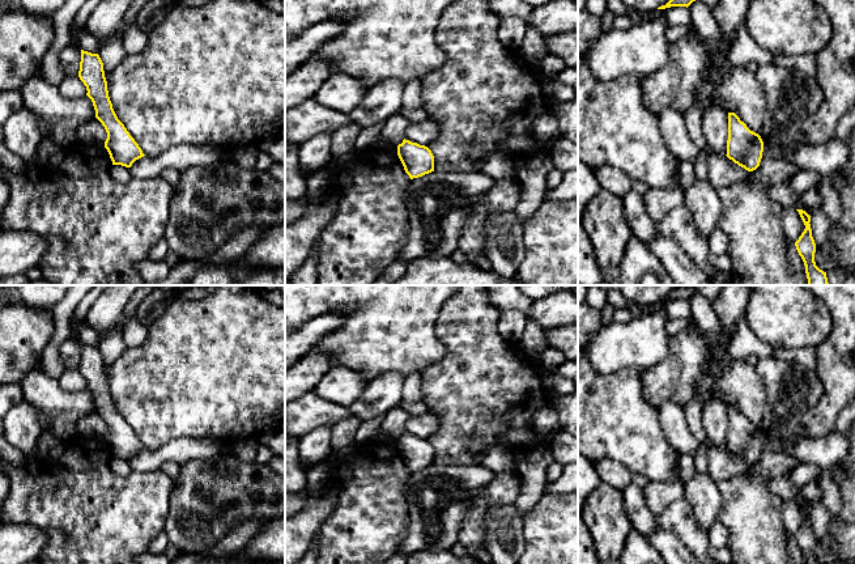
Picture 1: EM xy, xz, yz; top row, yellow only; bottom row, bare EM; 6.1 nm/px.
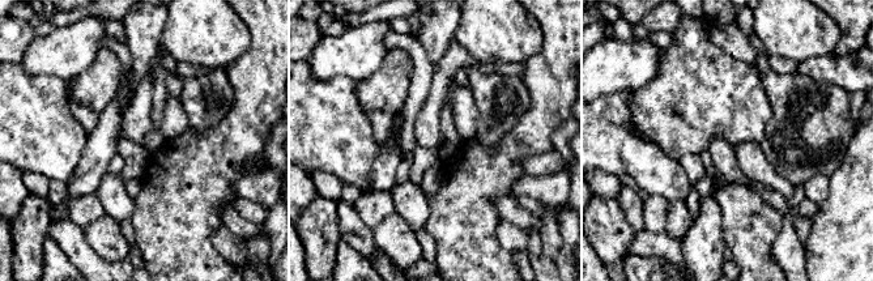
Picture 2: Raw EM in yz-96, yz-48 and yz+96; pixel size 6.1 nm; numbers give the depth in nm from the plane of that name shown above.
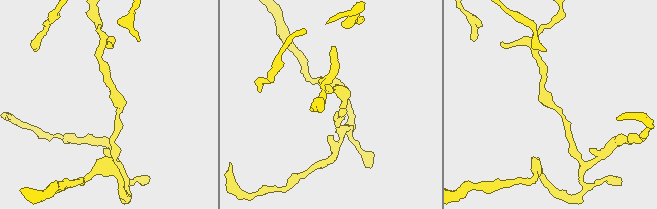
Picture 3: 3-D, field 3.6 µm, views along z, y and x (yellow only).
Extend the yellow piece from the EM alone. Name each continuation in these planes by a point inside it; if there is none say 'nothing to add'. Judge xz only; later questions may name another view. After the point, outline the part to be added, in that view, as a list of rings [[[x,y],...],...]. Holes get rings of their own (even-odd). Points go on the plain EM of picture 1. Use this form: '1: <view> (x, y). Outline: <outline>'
nothing to add

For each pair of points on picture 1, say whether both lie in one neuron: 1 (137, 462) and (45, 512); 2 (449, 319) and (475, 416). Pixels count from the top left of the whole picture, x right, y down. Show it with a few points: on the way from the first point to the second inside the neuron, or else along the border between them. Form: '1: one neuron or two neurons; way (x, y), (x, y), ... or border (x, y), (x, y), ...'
1: two neurons; border (158, 469), (132, 471)
2: one neuron; way (472, 343), (475, 348), (475, 393)

